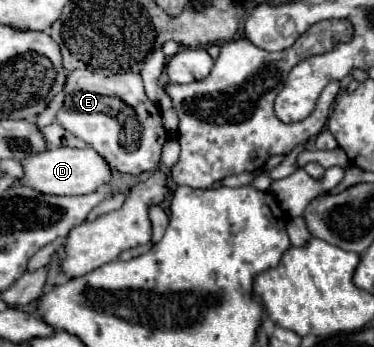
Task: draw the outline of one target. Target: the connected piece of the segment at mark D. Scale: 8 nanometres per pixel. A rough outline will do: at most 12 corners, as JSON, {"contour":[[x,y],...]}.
{"contour":[[53,147],[21,161],[21,185],[87,195],[111,179],[95,149]]}

